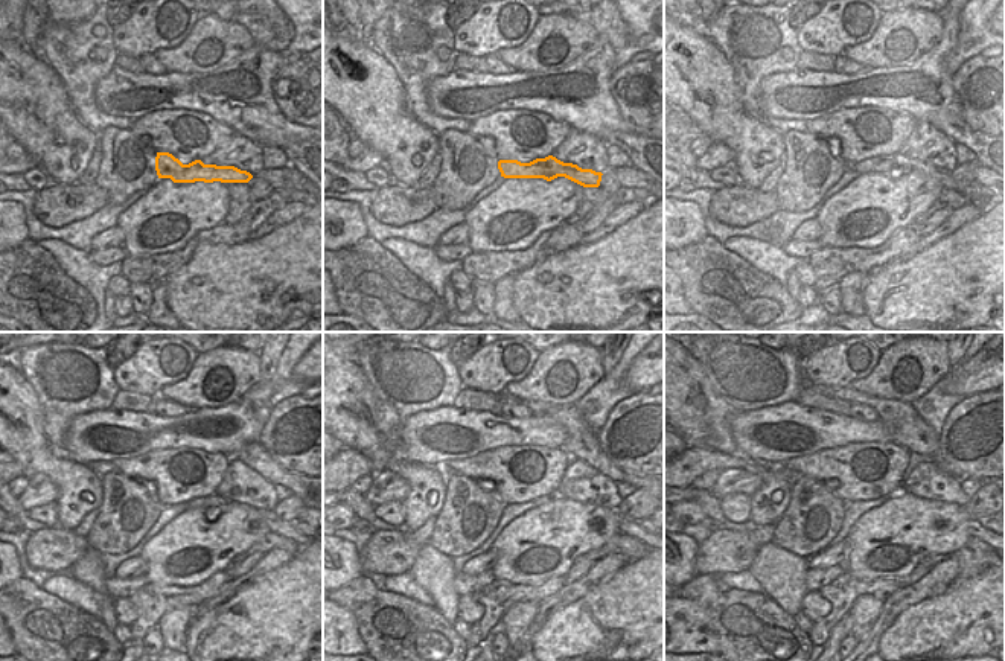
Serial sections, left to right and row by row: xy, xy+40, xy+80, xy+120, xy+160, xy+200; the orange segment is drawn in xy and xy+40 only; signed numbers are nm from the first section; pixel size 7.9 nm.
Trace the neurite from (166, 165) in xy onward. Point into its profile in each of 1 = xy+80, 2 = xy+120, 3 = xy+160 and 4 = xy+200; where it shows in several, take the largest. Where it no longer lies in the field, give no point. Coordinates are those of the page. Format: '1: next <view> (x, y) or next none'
1: next xy+80 (893, 163)
2: next xy+120 (277, 526)
3: next xy+160 (631, 527)
4: next xy+200 (973, 530)

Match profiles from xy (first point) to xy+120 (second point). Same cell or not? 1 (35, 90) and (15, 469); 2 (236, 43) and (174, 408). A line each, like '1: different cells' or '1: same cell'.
1: different cells
2: different cells

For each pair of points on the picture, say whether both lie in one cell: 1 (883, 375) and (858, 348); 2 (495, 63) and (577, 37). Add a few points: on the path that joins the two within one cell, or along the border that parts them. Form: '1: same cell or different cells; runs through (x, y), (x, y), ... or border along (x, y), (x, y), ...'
1: different cells; border along (882, 352), (867, 375), (848, 384)
2: different cells; border along (495, 55), (516, 69)

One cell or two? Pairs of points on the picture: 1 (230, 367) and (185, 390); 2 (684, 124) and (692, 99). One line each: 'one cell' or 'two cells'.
1: one cell
2: two cells

